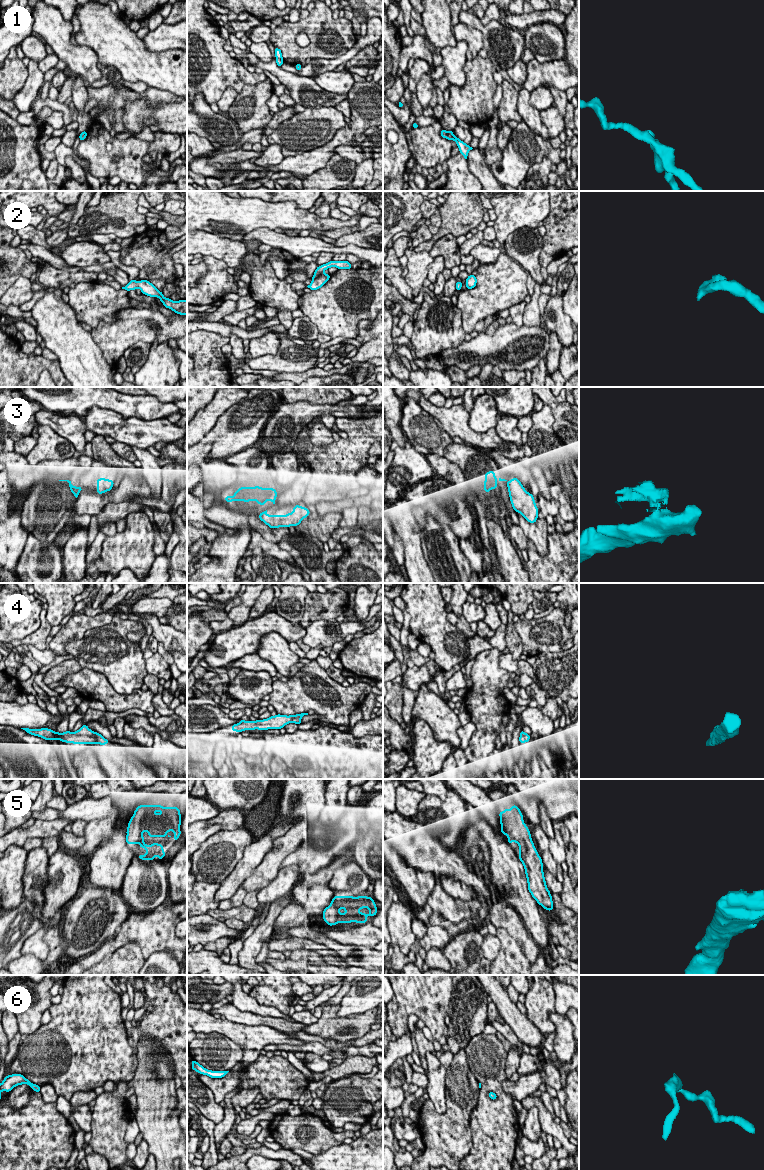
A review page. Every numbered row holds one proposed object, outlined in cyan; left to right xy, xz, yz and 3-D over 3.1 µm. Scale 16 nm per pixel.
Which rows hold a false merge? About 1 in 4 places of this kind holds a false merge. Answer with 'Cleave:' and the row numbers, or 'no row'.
Cleave: 3

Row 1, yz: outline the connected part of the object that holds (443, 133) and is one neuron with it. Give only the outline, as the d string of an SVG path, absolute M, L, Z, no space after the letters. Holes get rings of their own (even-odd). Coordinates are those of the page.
M441 130L440 134L442 138L449 139L450 141L454 140L459 148L460 153L464 156L465 159L467 159L468 152L473 149L470 145L467 145L463 141L460 141L458 137L454 136L451 130L449 131Z

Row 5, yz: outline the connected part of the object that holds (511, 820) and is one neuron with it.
M516 805L499 812L501 833L508 837L508 843L519 845L519 860L523 863L527 877L528 890L532 897L545 910L553 910L553 901L546 886L542 859L535 849L529 828L523 821L522 812Z

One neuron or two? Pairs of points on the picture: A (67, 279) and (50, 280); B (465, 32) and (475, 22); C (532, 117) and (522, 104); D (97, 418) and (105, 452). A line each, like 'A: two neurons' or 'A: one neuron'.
A: one neuron
B: two neurons
C: one neuron
D: two neurons

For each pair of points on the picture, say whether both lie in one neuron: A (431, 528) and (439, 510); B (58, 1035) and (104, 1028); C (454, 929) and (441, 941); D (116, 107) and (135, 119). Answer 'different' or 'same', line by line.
A: different
B: same
C: different
D: different

